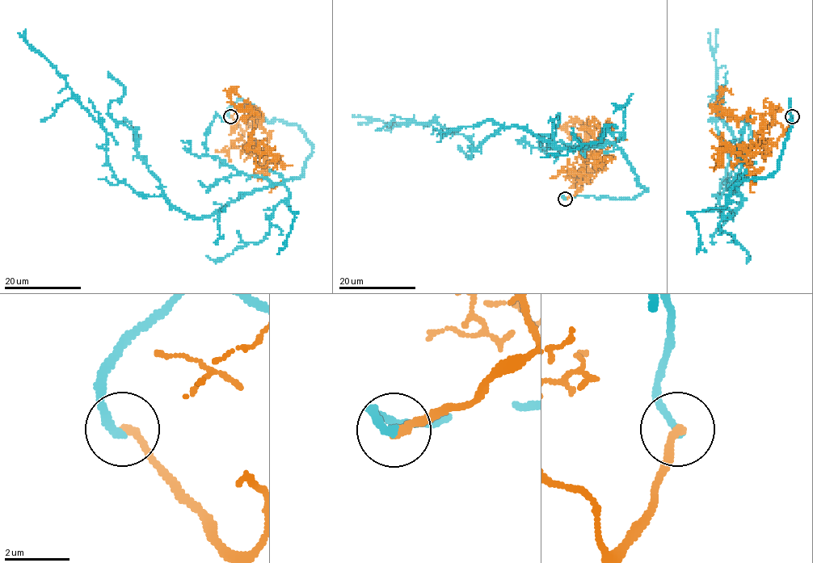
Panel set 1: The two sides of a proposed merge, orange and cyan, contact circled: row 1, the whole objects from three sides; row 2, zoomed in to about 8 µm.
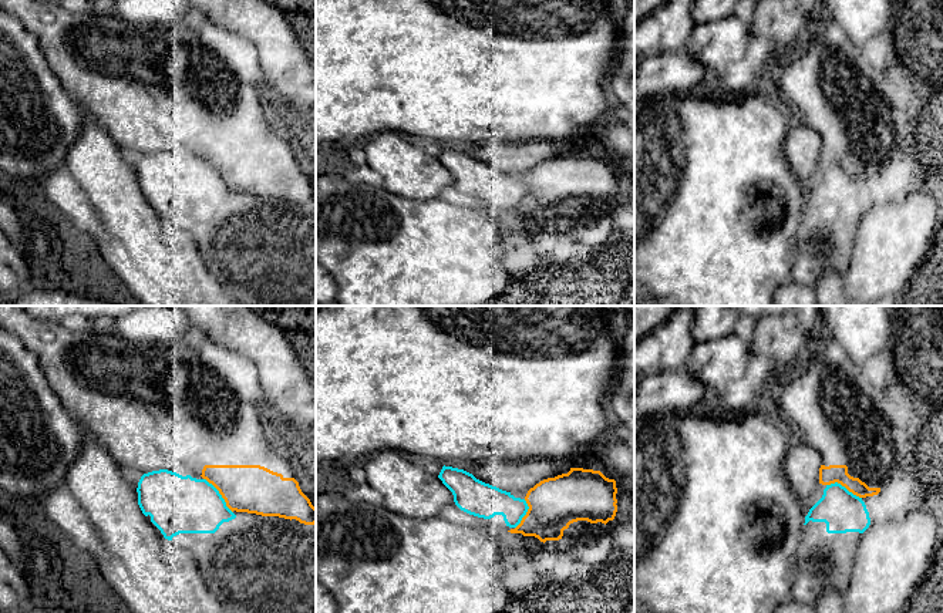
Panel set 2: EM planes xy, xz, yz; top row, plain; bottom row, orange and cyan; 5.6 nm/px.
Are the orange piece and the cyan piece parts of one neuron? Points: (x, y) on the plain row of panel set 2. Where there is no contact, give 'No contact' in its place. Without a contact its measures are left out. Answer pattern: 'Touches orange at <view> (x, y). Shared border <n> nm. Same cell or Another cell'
Touches orange at xy (221, 175). Shared border 260 nm. Another cell

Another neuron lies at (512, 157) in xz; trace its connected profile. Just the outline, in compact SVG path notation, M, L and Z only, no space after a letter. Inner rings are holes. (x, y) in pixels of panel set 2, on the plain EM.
M505 141L471 145L471 155L506 174L523 174L543 161L570 152L570 145L556 141Z

